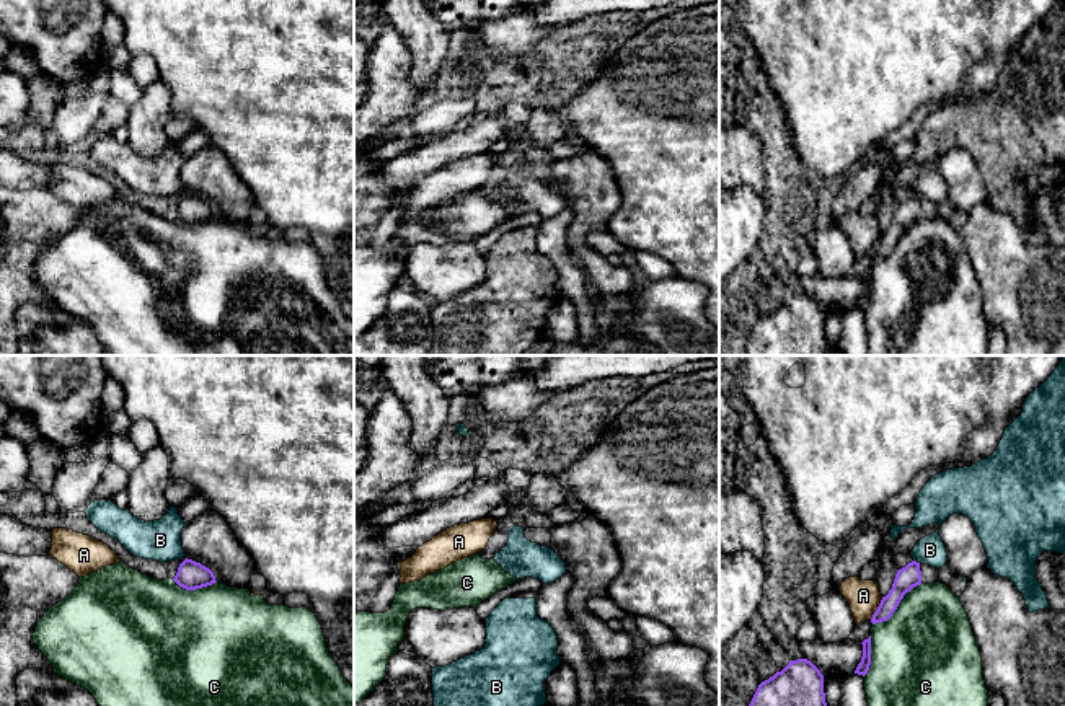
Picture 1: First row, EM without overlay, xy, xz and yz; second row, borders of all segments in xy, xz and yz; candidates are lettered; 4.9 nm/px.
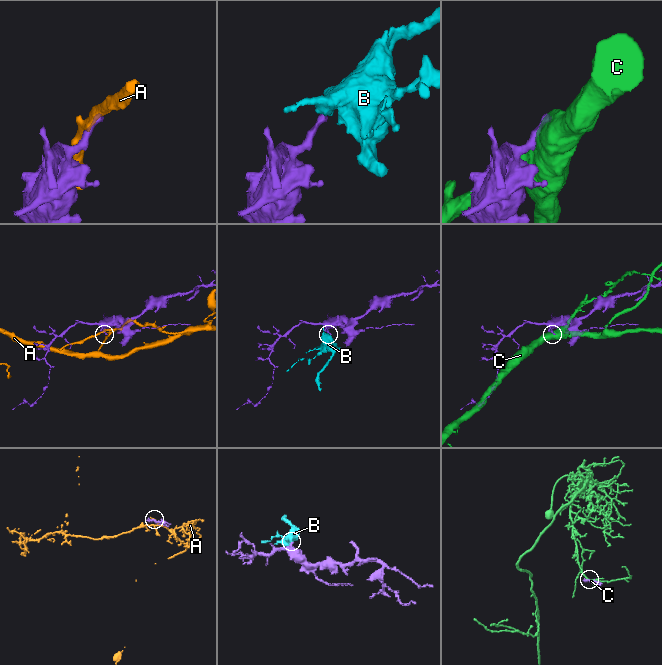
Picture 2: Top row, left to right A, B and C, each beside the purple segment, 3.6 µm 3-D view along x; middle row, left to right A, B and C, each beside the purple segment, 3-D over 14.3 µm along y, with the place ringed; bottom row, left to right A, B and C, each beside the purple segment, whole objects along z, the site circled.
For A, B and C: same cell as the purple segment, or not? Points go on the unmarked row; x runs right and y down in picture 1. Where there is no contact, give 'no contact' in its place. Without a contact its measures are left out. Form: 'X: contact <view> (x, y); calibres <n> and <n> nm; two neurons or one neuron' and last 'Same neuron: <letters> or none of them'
A: contact yz (878, 243); calibres 120 and 160 nm; two neurons
B: contact yz (915, 196); calibres 120 and 140 nm; two neurons
C: contact yz (897, 240); calibres 120 and 460 nm; two neurons
Same neuron: none of them

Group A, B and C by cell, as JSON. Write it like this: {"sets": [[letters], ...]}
{"sets": [["A"], ["B"], ["C"]]}

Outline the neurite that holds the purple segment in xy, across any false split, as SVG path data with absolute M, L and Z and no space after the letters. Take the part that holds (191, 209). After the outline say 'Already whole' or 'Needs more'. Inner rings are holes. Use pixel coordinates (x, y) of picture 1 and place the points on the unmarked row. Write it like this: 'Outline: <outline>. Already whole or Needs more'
Outline: M188 192L179 199L173 215L186 225L202 223L217 217L209 202Z. Already whole

